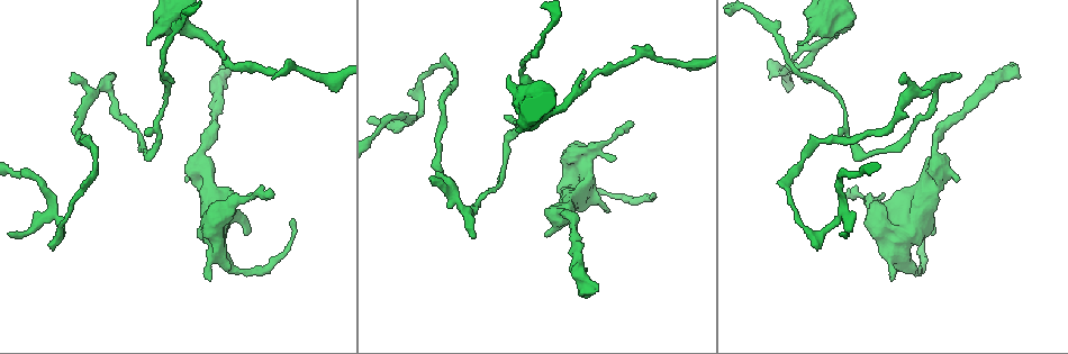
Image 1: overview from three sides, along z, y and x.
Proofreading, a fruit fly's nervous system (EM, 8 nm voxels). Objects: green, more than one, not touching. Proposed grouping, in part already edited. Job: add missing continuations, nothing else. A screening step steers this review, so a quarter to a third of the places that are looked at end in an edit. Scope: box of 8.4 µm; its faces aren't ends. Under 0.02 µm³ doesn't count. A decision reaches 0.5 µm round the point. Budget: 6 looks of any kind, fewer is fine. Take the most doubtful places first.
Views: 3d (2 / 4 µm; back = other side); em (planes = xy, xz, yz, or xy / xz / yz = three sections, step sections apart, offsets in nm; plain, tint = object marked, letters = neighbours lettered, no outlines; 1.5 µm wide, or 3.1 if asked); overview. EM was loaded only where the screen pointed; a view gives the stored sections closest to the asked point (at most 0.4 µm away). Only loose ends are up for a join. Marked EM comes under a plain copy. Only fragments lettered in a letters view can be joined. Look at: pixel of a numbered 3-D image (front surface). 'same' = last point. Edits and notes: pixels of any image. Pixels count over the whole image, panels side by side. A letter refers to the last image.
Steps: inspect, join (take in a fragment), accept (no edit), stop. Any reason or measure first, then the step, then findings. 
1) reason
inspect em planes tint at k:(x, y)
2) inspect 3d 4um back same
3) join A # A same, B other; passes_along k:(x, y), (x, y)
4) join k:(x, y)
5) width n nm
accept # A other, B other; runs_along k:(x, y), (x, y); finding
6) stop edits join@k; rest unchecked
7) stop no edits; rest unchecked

free end
inspect 3d 2um at 1:(583, 69)

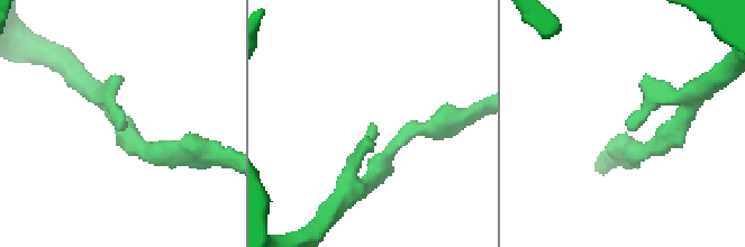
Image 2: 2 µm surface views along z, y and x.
inspect em xy step 8 letters at 2:(120, 125)

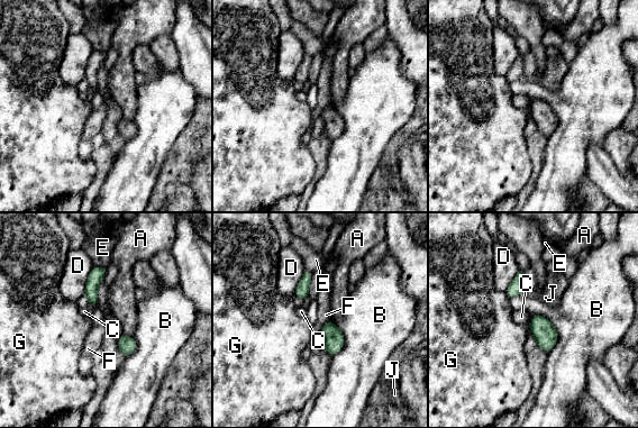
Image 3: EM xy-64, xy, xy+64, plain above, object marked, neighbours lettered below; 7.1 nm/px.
longest_contact B 300 nm
accept # A other, B other, C other, D other, E other, F other, G other, J other; border 3:(534, 313), (557, 333), (547, 353); no lettered fragment goes on from it

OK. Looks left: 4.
an open end
inspect 3d 4um at 1:(476, 237)

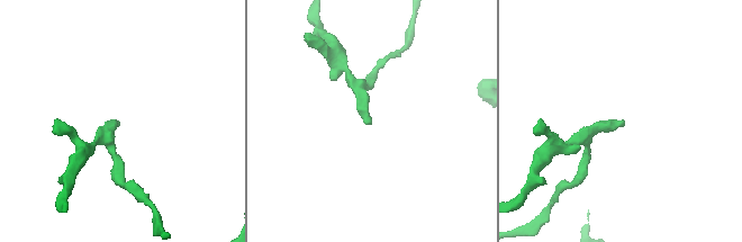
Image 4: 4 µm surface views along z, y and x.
now the EM
inspect em planes letters at 4:(118, 124)

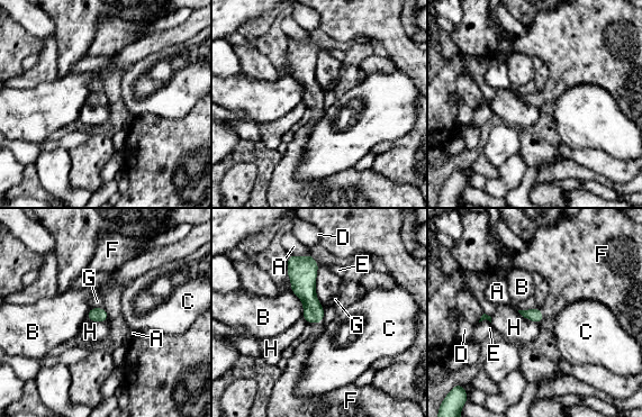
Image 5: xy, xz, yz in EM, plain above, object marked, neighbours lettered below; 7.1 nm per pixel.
join F # A other, B other, C other, D other, E other, F same, G other, H other; passes_along 5:(305, 289), (316, 322), (301, 352); it goes on there

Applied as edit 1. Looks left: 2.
an open end
inspect em planes letters at 1:(186, 179)

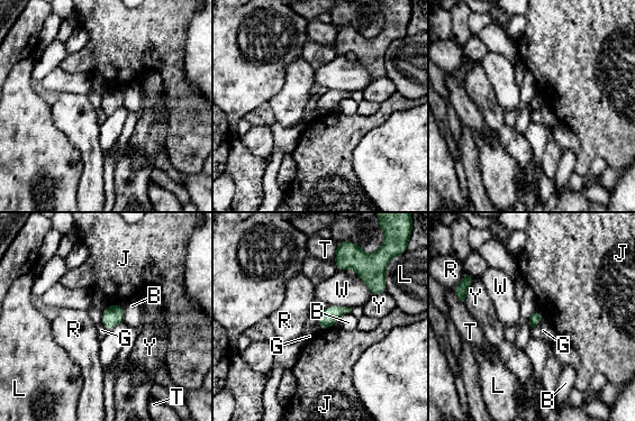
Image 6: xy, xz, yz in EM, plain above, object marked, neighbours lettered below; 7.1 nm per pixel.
accept # B other, G other, J other, L other, R other, T other, W other, Y other; border 6:(544, 319), (532, 329); no lettered fragment goes on from it

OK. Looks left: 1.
stop edits join@5; rest unchecked

